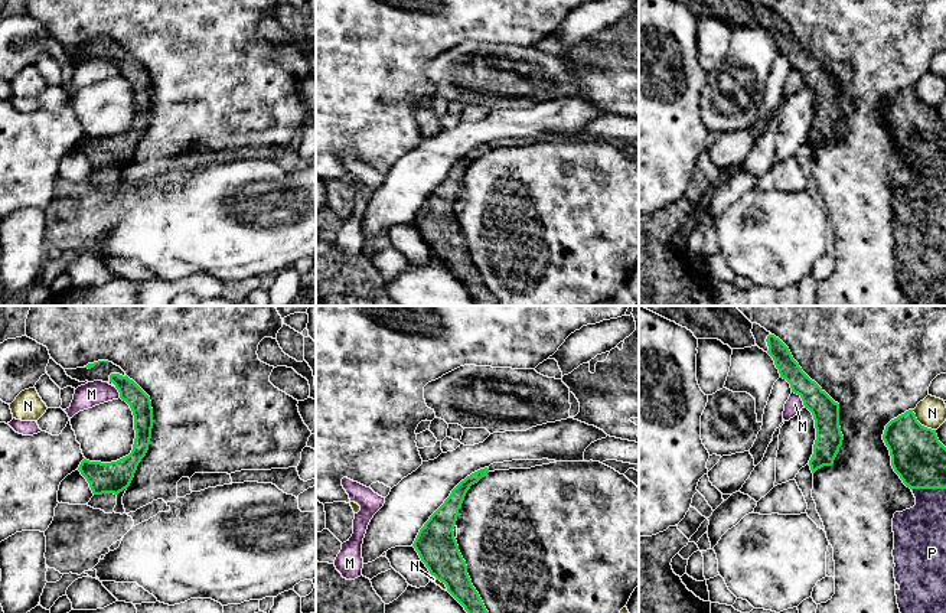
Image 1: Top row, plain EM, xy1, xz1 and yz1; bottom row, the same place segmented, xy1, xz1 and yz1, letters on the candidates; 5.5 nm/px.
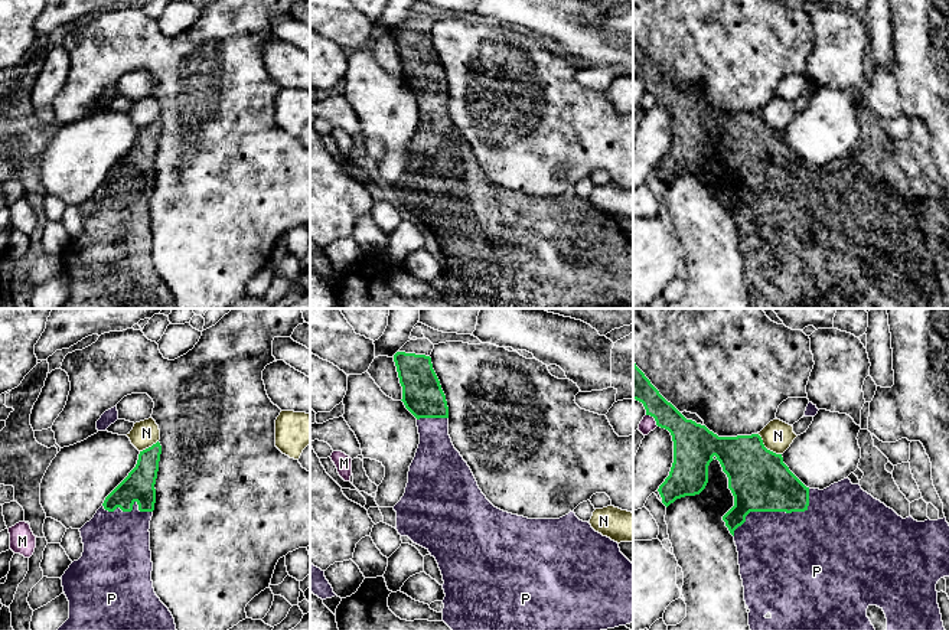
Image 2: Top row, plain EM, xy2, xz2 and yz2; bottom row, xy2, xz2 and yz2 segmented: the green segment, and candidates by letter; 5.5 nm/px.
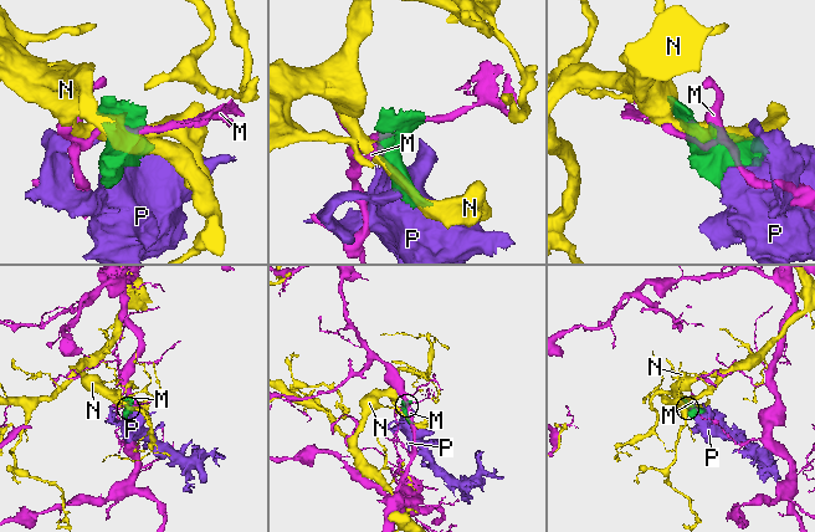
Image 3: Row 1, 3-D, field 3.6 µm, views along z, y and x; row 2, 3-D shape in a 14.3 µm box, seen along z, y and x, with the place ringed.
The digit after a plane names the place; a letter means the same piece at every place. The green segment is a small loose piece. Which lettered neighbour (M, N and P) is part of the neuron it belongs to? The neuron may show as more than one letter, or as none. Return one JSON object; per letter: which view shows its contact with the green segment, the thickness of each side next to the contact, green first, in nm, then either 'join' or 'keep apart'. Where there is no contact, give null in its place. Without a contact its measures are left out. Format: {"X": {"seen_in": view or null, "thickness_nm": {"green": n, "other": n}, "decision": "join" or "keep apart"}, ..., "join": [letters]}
{"M": {"seen_in": "yz1", "thickness_nm": {"green": 150, "other": 90}, "decision": "keep apart"}, "N": {"seen_in": "yz2", "thickness_nm": {"green": 340, "other": 170}, "decision": "keep apart"}, "P": {"seen_in": "yz2", "thickness_nm": {"green": 340, "other": 480}, "decision": "join"}, "join": ["P"]}

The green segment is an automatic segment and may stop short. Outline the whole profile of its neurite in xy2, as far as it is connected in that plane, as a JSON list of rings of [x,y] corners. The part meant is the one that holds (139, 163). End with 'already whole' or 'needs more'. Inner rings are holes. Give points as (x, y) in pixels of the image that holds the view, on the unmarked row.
[[[159,118],[140,128],[136,144],[79,206],[82,234],[61,255],[69,278],[69,296],[56,309],[177,309],[172,290],[156,272],[151,258],[149,206],[160,131]]]; needs more

